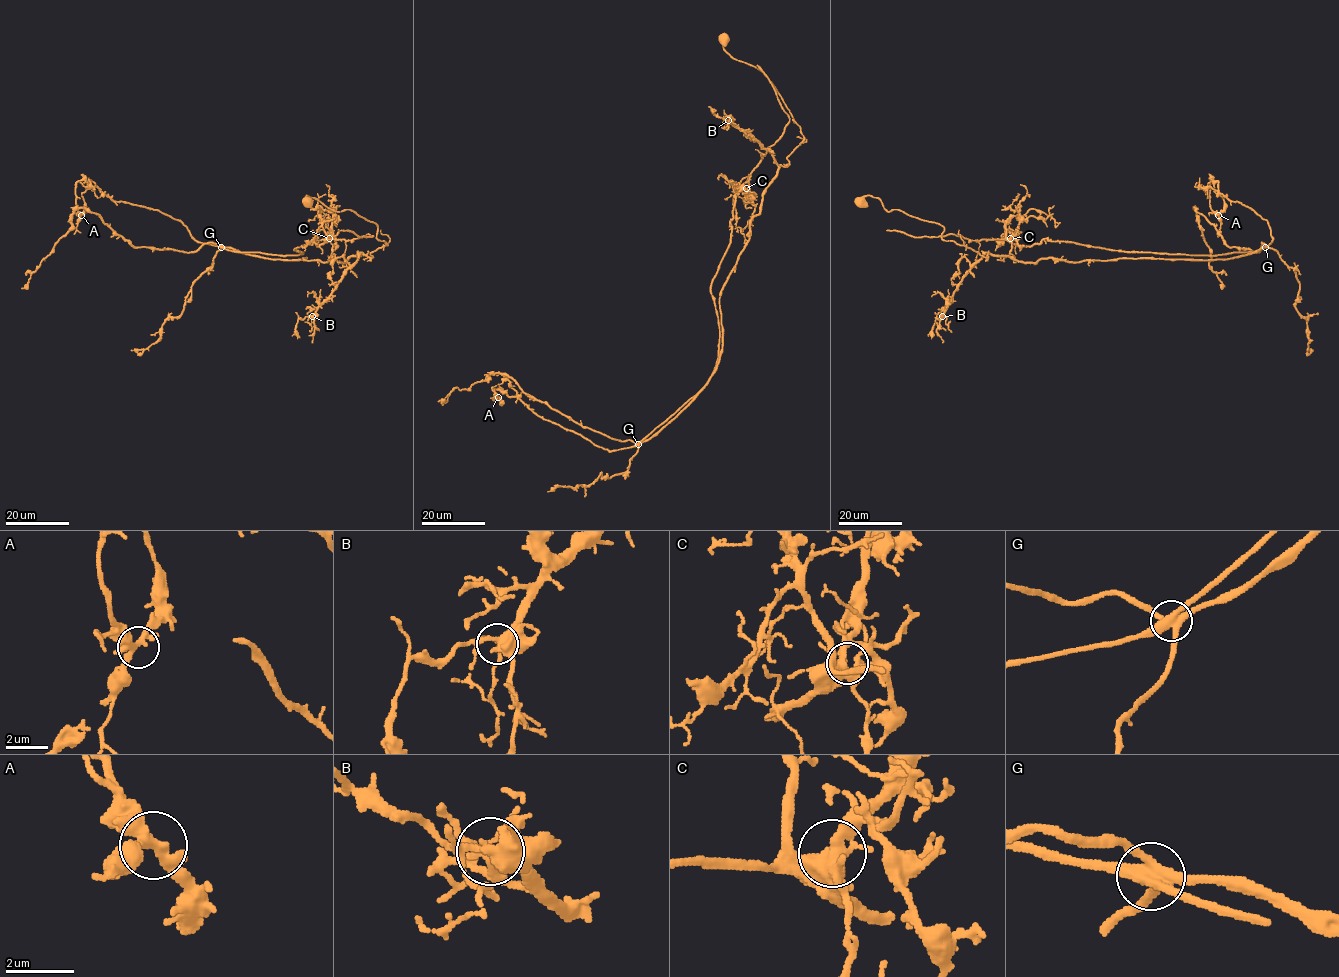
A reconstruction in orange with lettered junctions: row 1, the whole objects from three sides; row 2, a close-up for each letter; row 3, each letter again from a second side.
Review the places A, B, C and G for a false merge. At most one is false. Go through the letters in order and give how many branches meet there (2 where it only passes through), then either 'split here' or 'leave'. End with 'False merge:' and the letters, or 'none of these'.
A: branches 5; leave
B: branches 4; leave
C: branches 5; leave
G: branches 5; split here
False merge: G

